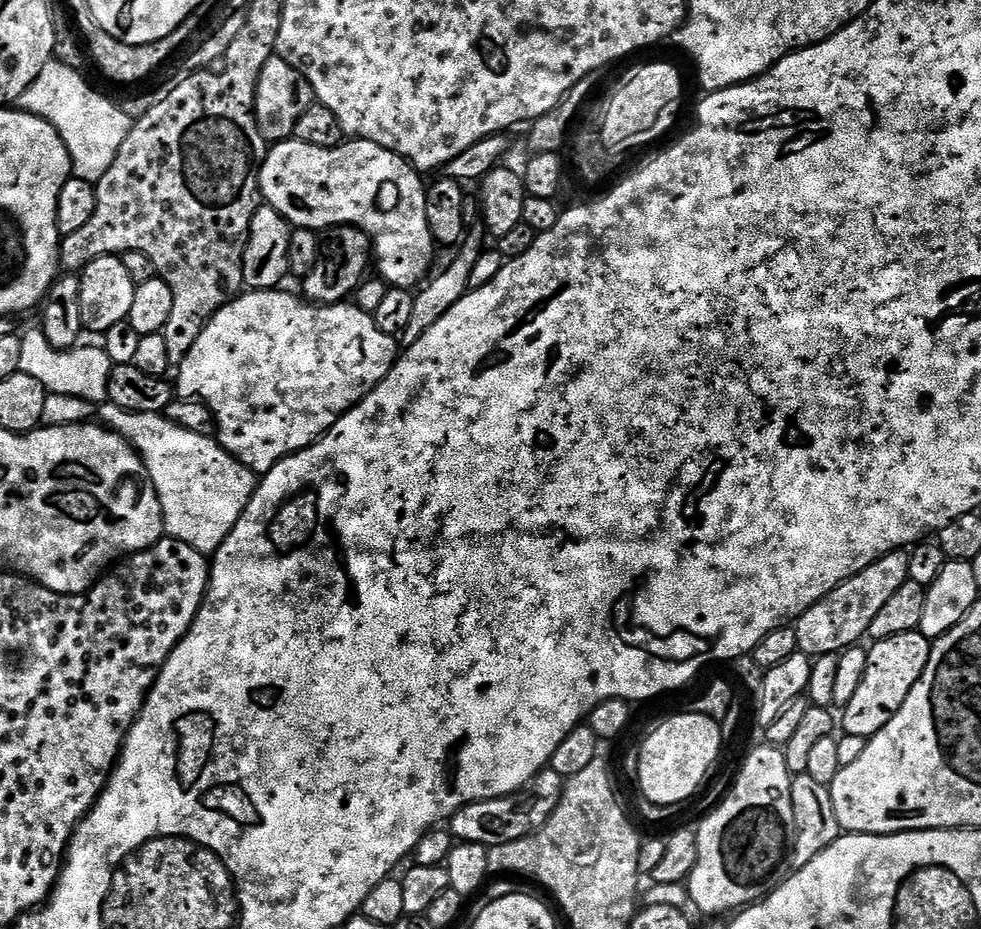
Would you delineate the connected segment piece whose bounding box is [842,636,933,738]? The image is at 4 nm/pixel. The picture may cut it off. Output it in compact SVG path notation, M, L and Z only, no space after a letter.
M886 638L875 641L868 648L866 674L862 674L862 682L854 693L854 698L842 710L844 716L843 731L849 736L871 738L878 734L902 710L902 702L910 694L910 690L922 678L926 670L926 662L932 653L933 641L923 638Z

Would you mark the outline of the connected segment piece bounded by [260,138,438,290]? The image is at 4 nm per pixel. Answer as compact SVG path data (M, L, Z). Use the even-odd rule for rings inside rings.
M293 138L269 147L260 171L260 194L263 203L278 210L293 228L327 230L340 224L361 228L372 240L374 268L380 271L379 279L391 287L412 290L429 279L432 260L438 251L426 222L426 184L420 180L423 180L421 173L407 160L369 140L352 138L336 148L323 148Z

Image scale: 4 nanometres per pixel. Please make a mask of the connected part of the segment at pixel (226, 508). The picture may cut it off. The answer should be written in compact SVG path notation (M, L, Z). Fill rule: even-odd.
M108 404L109 425L141 456L154 482L164 515L164 531L194 550L215 554L226 542L258 483L257 473L238 462L211 436L174 426L159 412L138 414Z

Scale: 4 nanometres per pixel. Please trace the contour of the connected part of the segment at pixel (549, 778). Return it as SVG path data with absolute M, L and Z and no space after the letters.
M551 766L543 768L525 788L520 788L514 794L459 808L452 815L450 831L461 844L481 844L489 849L502 846L506 842L518 842L520 838L526 838L546 826L546 822L560 804L565 783L561 776L554 774Z

